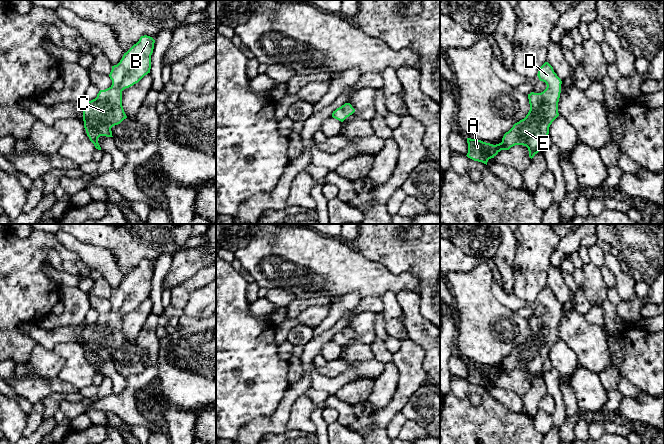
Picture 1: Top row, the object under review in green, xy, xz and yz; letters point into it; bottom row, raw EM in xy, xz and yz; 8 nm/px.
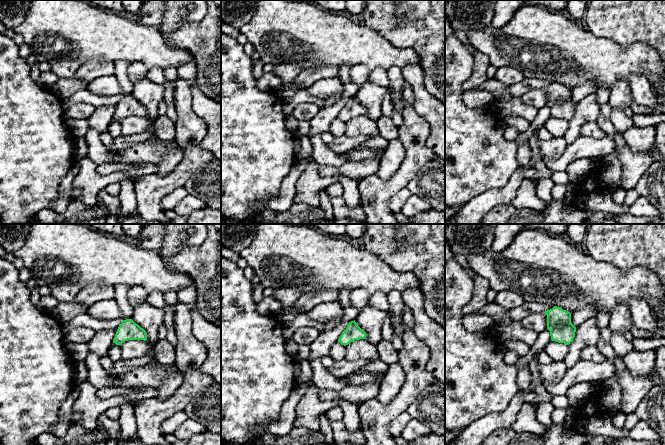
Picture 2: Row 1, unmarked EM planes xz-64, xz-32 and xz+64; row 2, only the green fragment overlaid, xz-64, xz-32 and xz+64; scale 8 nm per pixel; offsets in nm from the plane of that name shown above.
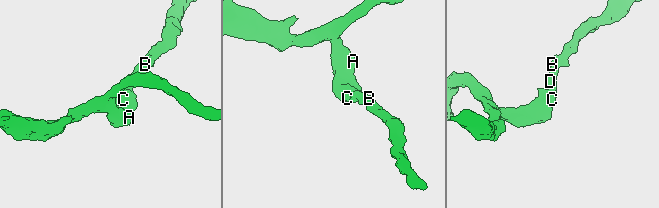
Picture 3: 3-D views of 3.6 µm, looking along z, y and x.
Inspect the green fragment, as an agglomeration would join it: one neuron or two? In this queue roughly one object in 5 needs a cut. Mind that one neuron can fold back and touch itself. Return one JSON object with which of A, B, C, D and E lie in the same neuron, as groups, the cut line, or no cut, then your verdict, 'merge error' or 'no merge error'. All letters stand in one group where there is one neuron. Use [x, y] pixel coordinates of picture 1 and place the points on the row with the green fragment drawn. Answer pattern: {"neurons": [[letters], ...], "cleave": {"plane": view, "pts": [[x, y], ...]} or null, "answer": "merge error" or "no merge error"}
{"neurons": [["A", "B", "C", "D", "E"]], "cleave": null, "answer": "no merge error"}

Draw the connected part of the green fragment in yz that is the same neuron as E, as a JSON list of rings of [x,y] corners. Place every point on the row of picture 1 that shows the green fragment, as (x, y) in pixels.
[[[548,62],[539,68],[537,76],[547,87],[541,93],[528,94],[530,110],[526,117],[515,123],[499,144],[467,138],[468,158],[487,165],[488,160],[501,150],[509,150],[515,145],[526,146],[531,159],[540,151],[544,138],[549,134],[550,125],[559,116],[558,102],[562,81]]]

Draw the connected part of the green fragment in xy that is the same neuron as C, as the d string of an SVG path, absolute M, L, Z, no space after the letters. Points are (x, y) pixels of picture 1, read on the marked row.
M141 36L109 74L112 85L100 90L97 97L83 106L84 128L95 148L101 150L100 136L113 137L111 128L127 118L122 106L122 91L150 73L155 40Z

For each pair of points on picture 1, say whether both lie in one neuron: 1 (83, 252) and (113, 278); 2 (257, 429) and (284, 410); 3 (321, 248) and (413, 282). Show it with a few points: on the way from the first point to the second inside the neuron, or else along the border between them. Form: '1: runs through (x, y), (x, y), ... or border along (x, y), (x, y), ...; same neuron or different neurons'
1: runs through (91, 256), (106, 270); same neuron
2: runs through (264, 424), (272, 424), (279, 417); same neuron
3: runs through (344, 269), (367, 278), (390, 281); same neuron

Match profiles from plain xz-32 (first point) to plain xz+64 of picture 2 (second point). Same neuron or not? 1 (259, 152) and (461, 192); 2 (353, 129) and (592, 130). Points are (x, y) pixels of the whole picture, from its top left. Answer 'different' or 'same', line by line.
1: same
2: same

